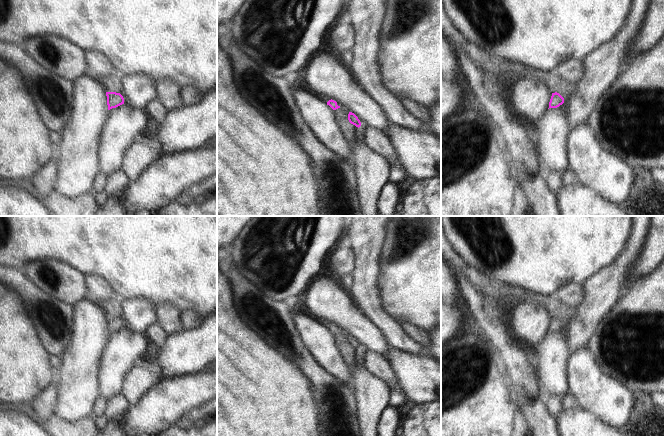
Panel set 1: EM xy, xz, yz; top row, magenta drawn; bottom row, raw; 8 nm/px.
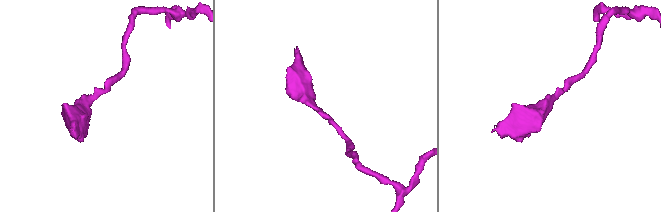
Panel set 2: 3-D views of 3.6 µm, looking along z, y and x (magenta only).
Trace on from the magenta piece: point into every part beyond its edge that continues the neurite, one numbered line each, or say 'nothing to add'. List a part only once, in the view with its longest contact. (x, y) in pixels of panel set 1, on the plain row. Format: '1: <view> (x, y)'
nothing to add.

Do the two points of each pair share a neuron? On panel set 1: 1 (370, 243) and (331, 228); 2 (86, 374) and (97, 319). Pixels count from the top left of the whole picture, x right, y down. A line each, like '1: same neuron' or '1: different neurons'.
1: different neurons
2: same neuron

